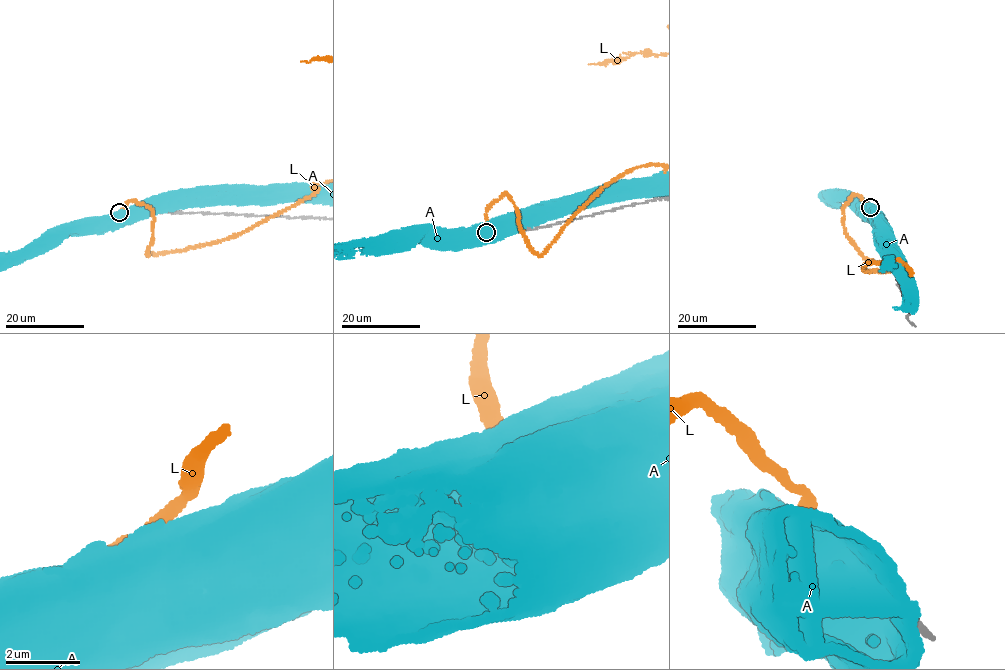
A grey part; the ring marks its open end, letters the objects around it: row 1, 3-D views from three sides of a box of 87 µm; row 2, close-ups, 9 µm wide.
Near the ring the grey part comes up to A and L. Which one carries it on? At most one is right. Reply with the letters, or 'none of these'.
none of these

